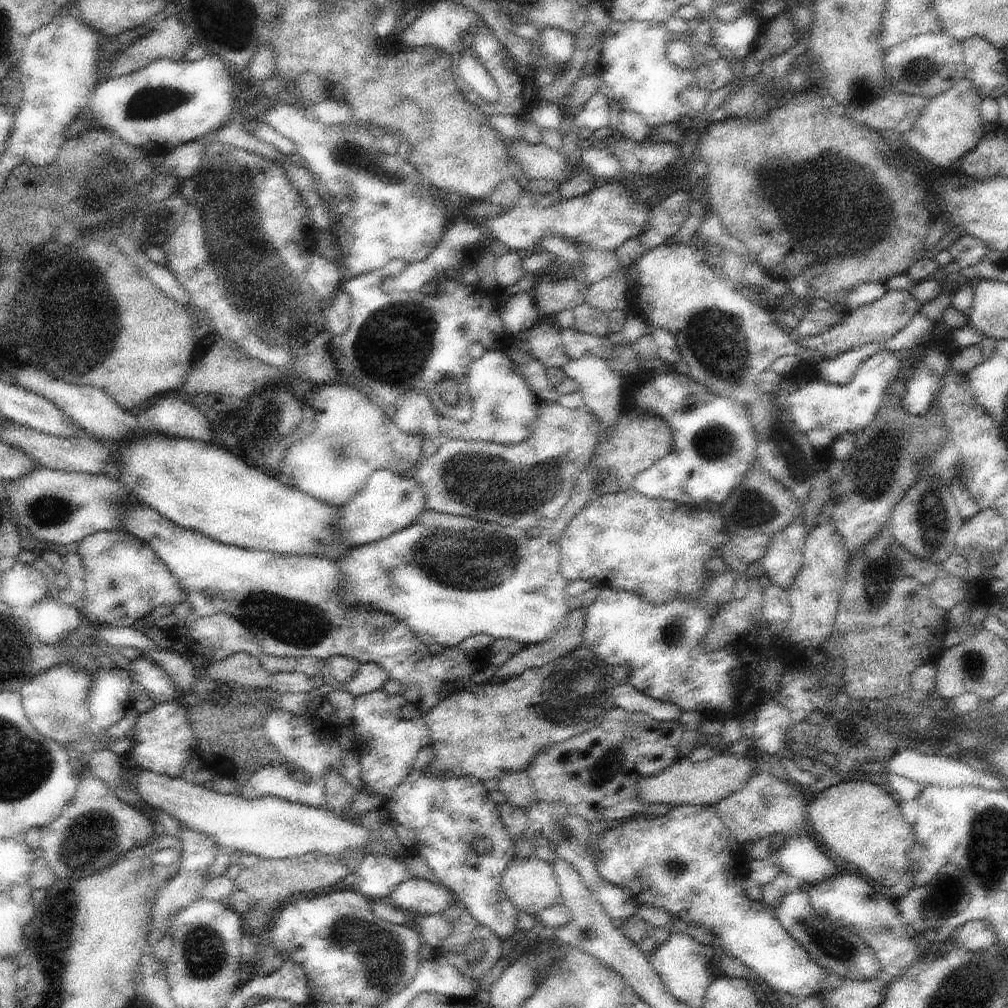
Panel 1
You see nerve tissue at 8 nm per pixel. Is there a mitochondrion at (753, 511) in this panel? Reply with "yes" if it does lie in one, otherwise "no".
yes

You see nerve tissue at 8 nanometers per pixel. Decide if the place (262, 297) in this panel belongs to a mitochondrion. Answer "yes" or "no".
yes

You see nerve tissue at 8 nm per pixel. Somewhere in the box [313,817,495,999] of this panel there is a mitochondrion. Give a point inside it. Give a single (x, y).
(383, 967)

